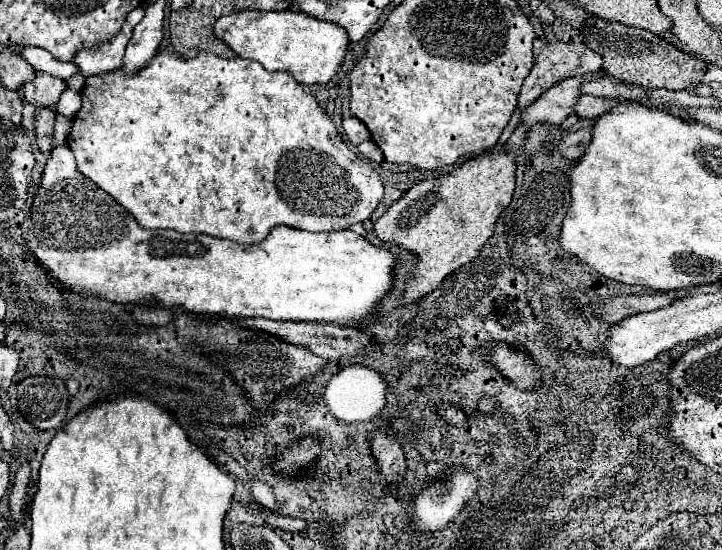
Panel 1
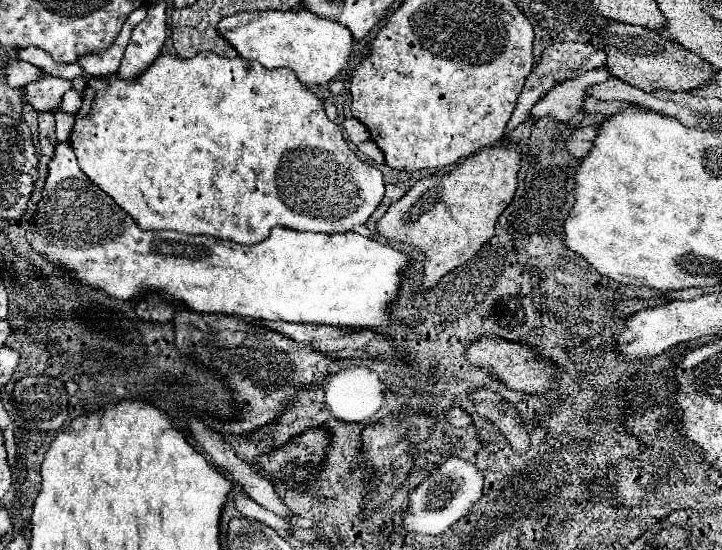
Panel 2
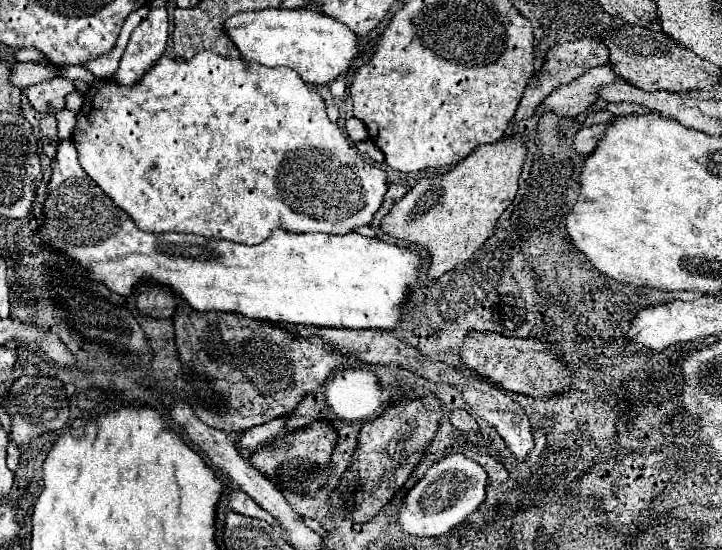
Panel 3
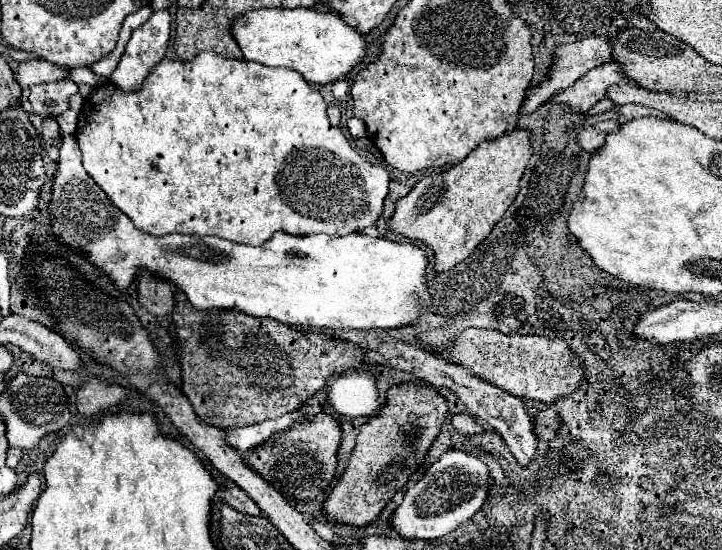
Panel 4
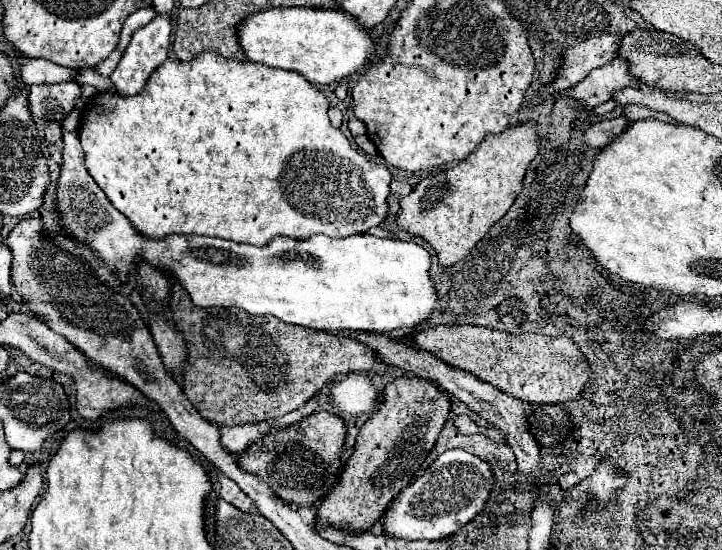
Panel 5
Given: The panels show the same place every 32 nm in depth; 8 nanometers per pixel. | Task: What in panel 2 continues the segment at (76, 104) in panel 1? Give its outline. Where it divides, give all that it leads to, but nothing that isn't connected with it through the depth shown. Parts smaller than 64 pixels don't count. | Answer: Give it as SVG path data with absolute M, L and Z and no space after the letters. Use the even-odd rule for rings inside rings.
M68 90L64 96L62 96L62 104L60 104L60 112L66 112L66 114L76 114L82 106L82 96L76 92L76 90Z

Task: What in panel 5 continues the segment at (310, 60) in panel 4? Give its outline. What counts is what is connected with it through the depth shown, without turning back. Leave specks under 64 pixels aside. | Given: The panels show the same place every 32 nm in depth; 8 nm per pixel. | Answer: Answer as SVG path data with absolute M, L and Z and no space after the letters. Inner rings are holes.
M272 8L244 18L238 26L238 42L250 62L284 68L302 74L310 84L338 84L372 56L370 32L338 10L322 8Z

